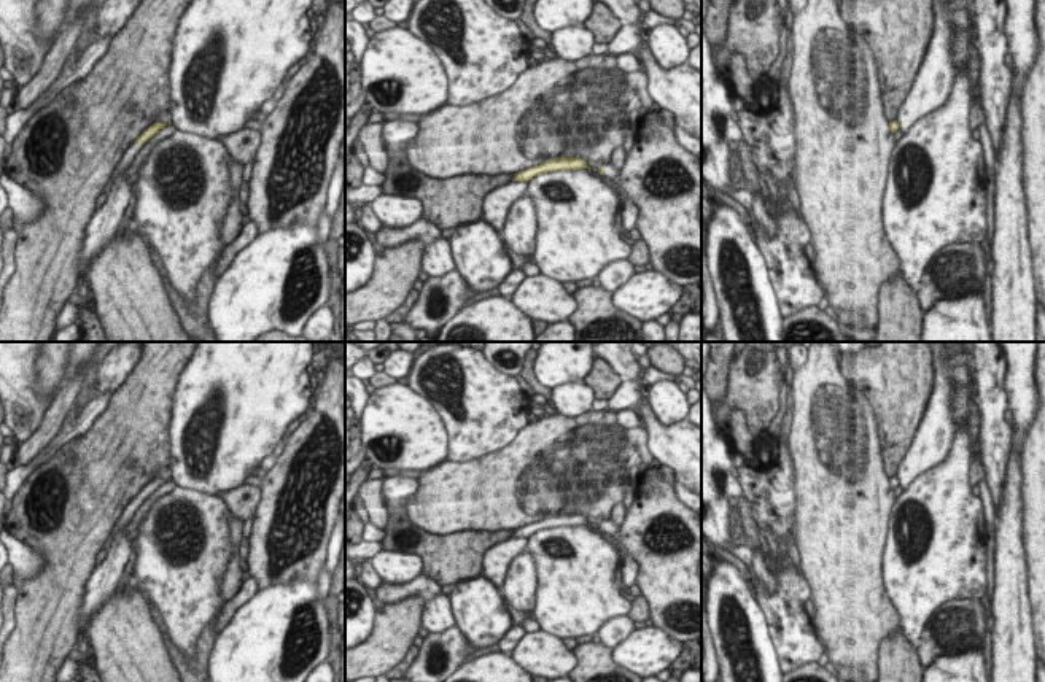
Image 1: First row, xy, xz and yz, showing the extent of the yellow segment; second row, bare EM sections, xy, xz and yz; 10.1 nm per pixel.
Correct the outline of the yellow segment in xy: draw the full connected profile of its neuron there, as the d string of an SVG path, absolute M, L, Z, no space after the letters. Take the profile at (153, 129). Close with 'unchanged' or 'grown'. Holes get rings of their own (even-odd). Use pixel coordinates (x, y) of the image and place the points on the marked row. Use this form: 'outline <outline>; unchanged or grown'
outline M154 122L148 129L145 129L140 137L137 137L137 140L127 148L118 167L115 169L115 173L111 175L111 180L108 181L105 192L110 191L115 178L122 175L130 167L130 164L135 161L135 156L142 151L142 148L165 126L167 124Z; grown

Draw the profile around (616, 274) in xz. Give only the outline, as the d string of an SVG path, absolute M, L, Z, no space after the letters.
M627 259L614 261L596 275L601 288L614 293L619 286L624 286L633 277L633 264Z

